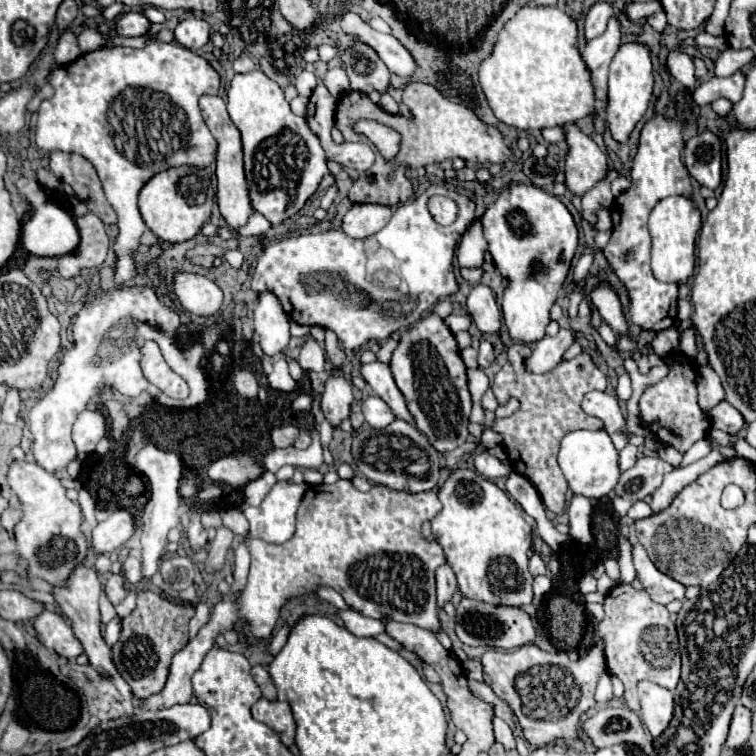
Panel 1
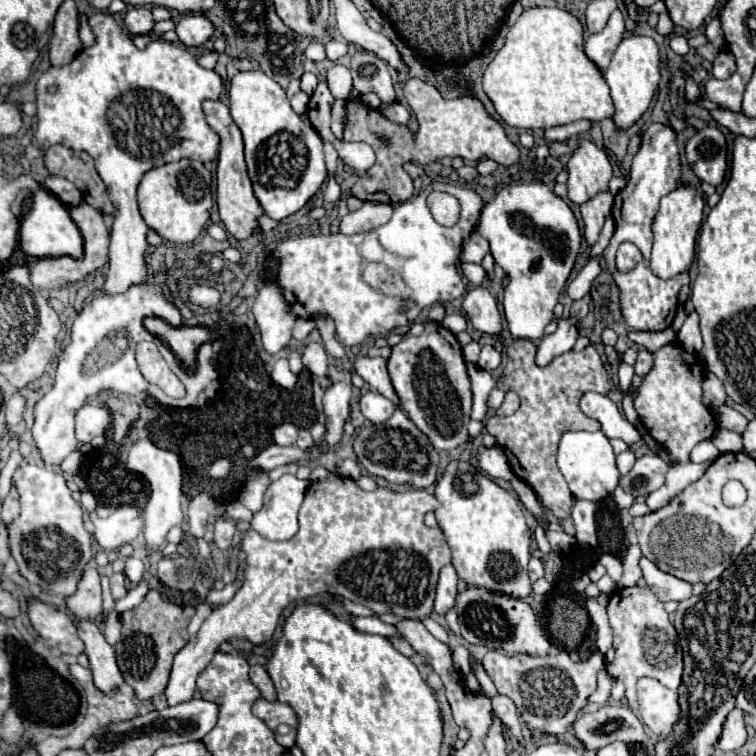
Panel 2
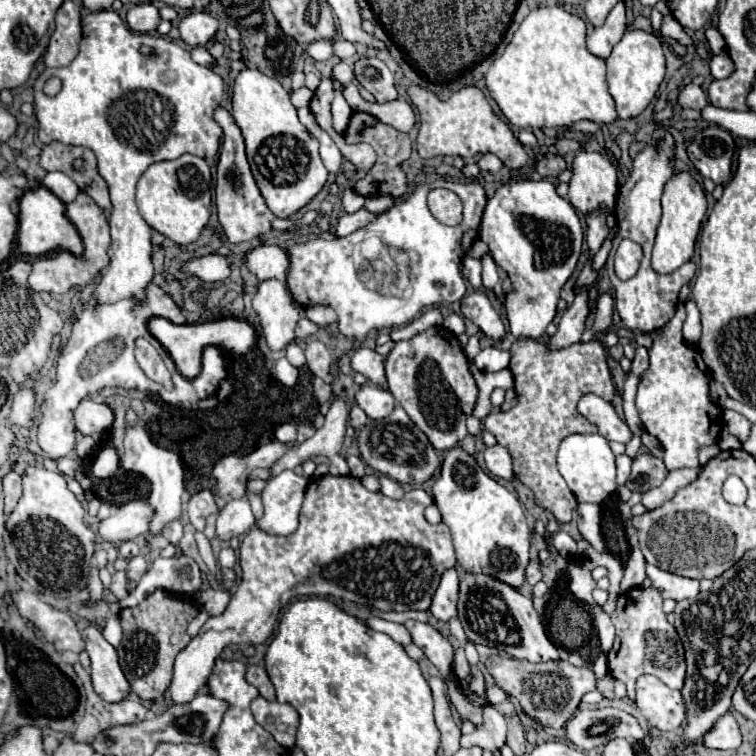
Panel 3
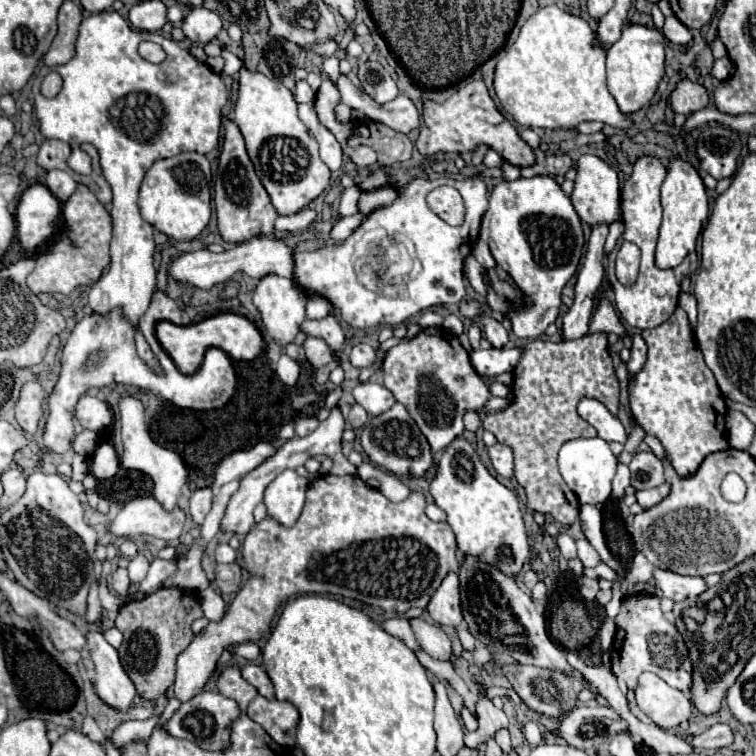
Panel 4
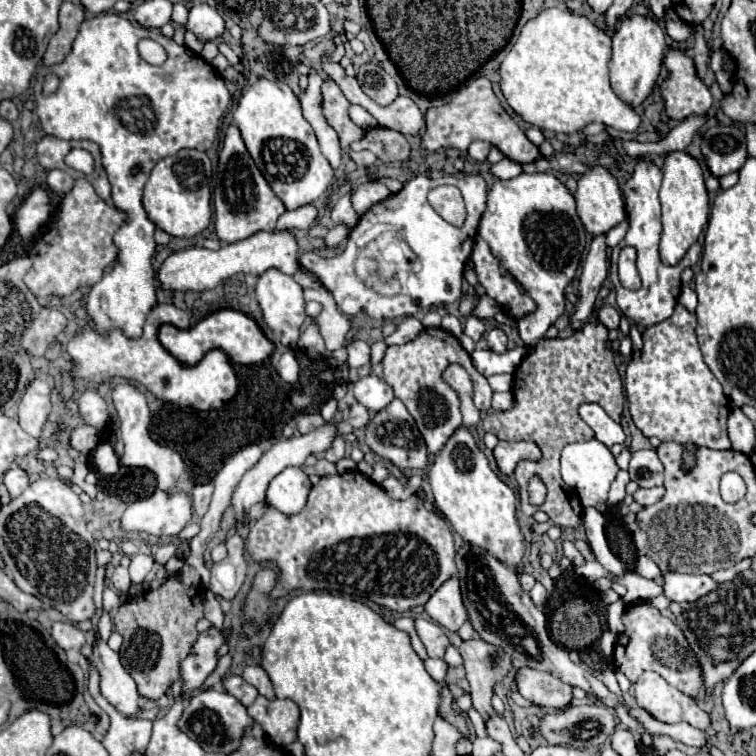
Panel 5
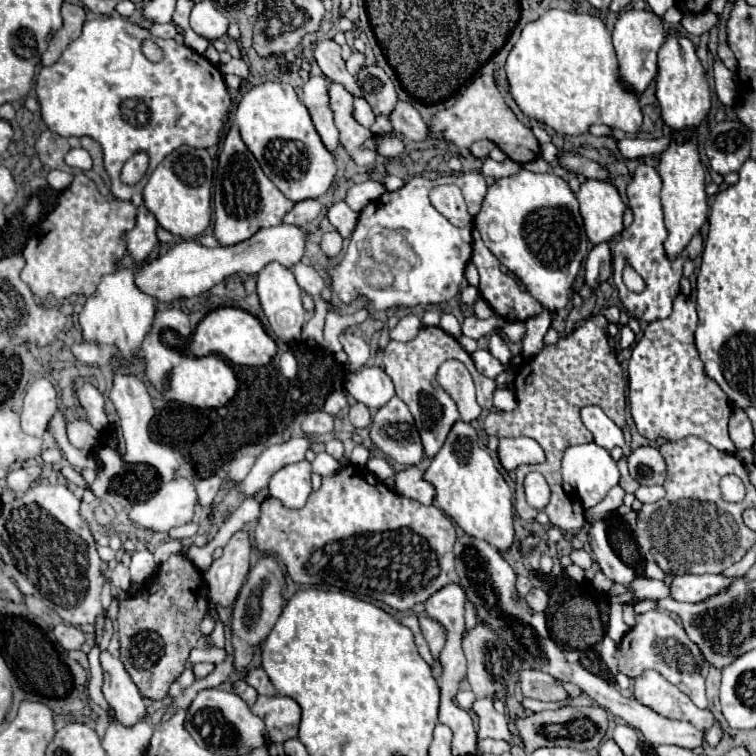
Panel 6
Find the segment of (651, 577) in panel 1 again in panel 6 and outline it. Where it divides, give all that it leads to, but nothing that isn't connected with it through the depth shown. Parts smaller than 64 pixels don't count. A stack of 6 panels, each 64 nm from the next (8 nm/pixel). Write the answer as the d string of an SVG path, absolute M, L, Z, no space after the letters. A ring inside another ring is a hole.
M682 574L672 576L670 582L670 598L678 602L702 602L730 586L730 578L724 578L720 574Z

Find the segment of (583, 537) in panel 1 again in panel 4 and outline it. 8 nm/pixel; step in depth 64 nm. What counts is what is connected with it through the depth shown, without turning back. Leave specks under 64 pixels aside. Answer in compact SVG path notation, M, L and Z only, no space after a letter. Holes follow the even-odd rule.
M592 504L580 506L580 522L582 522L582 532L584 532L586 540L598 550L600 558L604 560L604 564L608 564L610 568L618 570L620 564L618 564L618 560L614 560L614 556L610 554L610 550L606 546L606 540L604 540L602 514L600 514L598 506L592 506Z

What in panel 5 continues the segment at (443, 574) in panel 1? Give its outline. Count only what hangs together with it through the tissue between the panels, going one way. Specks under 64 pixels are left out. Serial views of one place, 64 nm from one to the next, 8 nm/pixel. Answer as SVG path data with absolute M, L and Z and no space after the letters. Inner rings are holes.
M452 576L448 578L426 602L426 614L450 628L450 630L460 630L460 626L466 622L466 608L462 604L462 596L460 596L460 586L458 586L458 578Z

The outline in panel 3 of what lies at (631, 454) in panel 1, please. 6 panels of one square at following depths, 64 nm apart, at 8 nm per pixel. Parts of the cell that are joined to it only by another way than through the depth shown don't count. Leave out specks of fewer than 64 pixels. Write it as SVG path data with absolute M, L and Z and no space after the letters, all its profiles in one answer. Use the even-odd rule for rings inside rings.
M622 454L622 456L616 456L616 466L618 466L618 486L624 486L626 484L626 478L630 476L630 464L632 464L632 458Z

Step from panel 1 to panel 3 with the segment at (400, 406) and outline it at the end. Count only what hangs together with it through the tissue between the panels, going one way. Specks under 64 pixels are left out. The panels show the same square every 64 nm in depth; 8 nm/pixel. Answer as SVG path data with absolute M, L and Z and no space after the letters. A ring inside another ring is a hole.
M358 348L352 354L352 368L360 374L364 374L368 378L368 382L372 382L374 386L380 386L384 390L388 390L386 384L386 374L384 374L384 356L376 354L370 348Z

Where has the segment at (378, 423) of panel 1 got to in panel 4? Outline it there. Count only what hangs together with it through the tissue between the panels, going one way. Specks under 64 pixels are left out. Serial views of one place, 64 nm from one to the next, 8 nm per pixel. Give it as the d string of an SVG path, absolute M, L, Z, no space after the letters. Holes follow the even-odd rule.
M364 382L354 388L354 398L356 402L370 414L370 416L380 416L386 410L394 406L394 396L386 386L376 384L376 382Z

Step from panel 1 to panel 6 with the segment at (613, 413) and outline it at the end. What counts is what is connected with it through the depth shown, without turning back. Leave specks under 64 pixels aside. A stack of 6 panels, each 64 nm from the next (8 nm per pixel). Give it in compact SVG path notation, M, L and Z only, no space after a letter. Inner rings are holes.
M584 406L580 414L582 414L582 422L586 424L586 428L594 434L596 444L600 444L606 450L612 450L614 446L624 446L622 430L602 412L602 408Z

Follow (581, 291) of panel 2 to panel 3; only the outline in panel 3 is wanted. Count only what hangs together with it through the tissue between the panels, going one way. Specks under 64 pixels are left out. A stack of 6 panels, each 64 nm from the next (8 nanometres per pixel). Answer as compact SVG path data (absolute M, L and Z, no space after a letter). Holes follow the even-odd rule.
M616 228L608 234L608 238L606 238L606 242L604 242L604 246L592 256L592 270L594 272L598 272L602 266L604 266L604 262L606 262L606 256L608 256L608 252L610 252L610 246L612 246L612 238L614 238L614 234L616 234Z

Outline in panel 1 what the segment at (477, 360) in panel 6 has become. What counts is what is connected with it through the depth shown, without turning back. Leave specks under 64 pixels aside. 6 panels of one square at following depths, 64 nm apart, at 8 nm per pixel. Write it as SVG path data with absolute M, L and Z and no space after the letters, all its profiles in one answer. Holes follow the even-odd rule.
M480 340L480 348L478 348L478 364L480 368L486 368L494 362L494 348L488 340Z

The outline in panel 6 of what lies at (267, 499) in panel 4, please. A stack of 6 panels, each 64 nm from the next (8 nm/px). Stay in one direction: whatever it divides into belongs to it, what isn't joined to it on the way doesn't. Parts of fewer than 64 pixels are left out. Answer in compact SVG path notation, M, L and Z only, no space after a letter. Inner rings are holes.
M302 460L278 470L270 478L268 492L286 508L302 508L310 496L310 462Z

